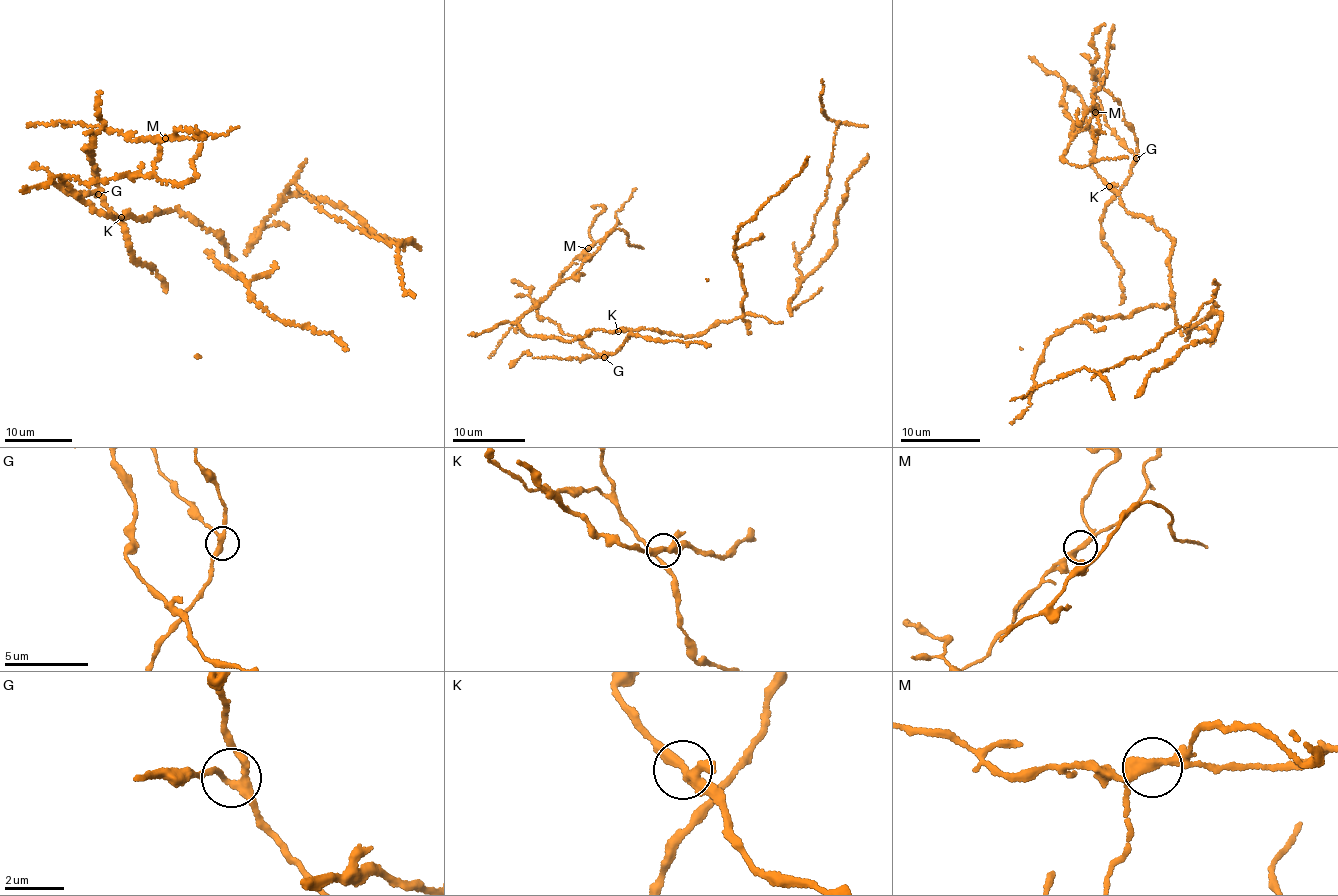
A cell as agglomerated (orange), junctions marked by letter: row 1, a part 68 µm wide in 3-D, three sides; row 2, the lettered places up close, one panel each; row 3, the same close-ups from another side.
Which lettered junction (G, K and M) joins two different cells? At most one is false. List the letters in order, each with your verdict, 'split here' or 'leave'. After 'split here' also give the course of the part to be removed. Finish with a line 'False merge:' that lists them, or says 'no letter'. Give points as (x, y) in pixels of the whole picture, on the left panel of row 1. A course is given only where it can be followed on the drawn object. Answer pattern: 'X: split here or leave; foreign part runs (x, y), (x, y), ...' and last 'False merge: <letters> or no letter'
G: leave
K: leave
M: split here; foreign part runs (165, 139), (132, 140), (118, 131), (79, 123), (28, 125)
False merge: M

